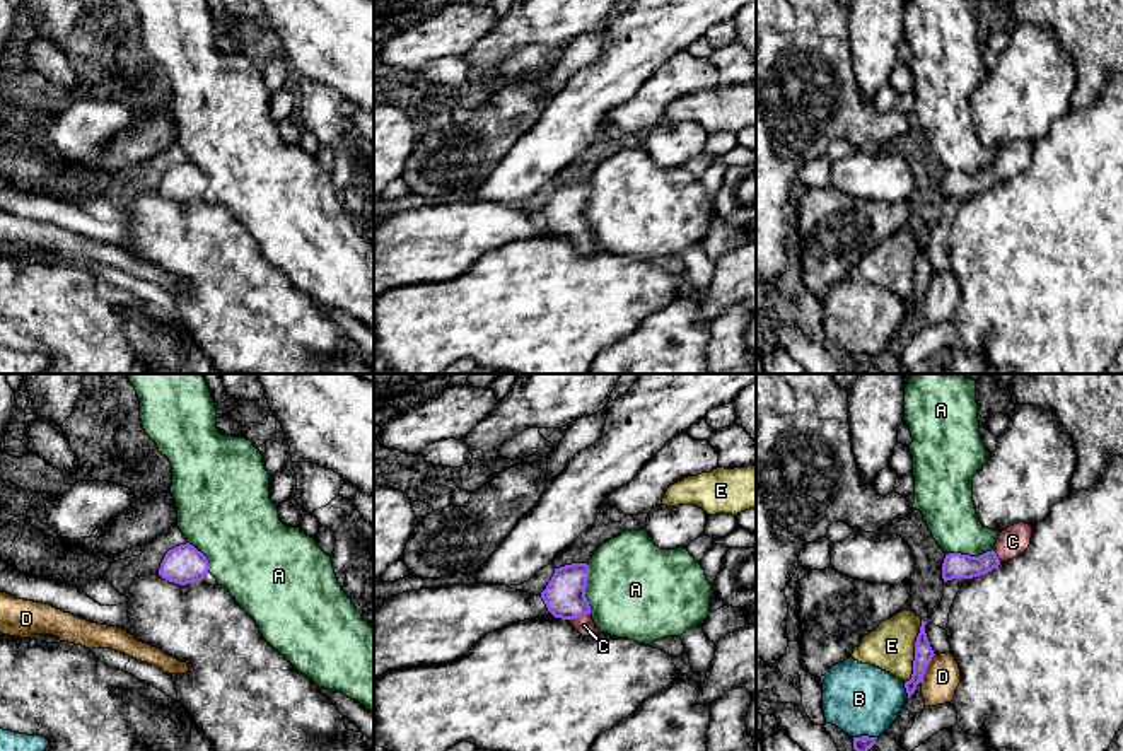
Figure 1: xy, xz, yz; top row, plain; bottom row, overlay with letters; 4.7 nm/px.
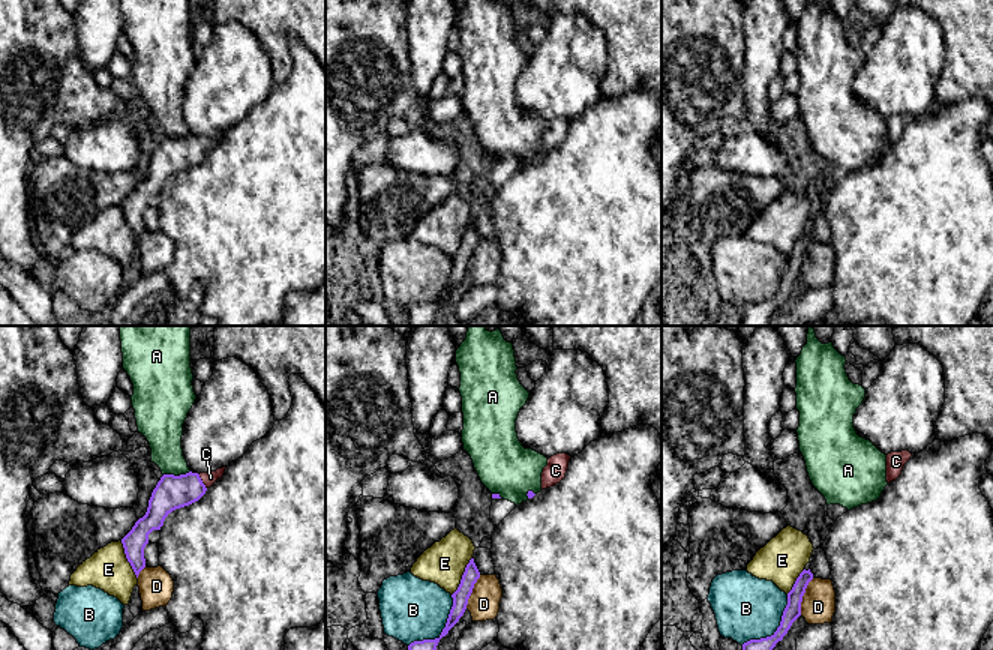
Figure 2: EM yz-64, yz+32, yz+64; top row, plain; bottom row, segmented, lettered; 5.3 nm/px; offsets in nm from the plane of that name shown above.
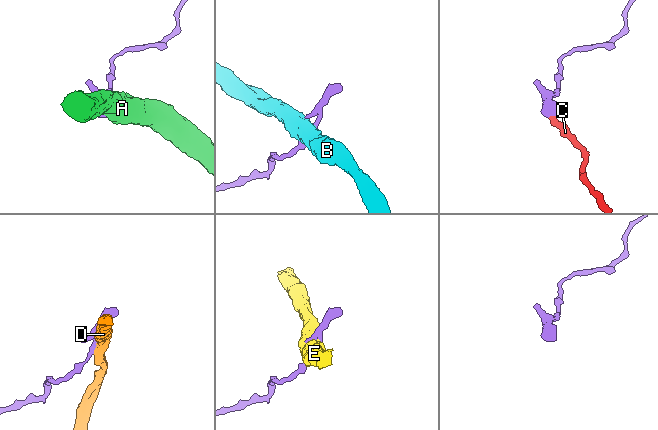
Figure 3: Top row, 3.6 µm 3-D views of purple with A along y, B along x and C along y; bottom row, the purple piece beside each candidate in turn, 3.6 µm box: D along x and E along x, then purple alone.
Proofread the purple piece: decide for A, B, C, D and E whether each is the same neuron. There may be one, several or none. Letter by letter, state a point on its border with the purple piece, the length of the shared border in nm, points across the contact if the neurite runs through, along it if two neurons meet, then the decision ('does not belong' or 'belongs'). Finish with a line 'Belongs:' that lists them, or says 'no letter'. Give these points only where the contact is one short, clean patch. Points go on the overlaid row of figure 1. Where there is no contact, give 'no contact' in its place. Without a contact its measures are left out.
A: meets purple in xz at (584, 589); contact 240 nm long; border along xz (586, 564), (586, 599), (591, 613); does not belong
B: meets purple in yz at (907, 690); contact 80 nm long; border along yz (903, 683), (908, 697); does not belong
C: meets purple in xz at (579, 615); contact 110 nm long; runs through xz (564, 596), (579, 615), (584, 625); belongs
D: meets purple in yz at (925, 668); contact 150 nm long; border along yz (936, 654), (920, 681); does not belong
E: meets purple in yz at (915, 652); contact 320 nm long; does not belong
Belongs: C

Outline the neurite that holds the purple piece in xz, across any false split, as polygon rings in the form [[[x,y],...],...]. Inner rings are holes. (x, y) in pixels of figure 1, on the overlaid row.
[[[587,563],[565,565],[555,568],[551,580],[541,592],[548,611],[555,618],[567,620],[582,637],[589,637],[597,630],[585,597],[587,580]]]

